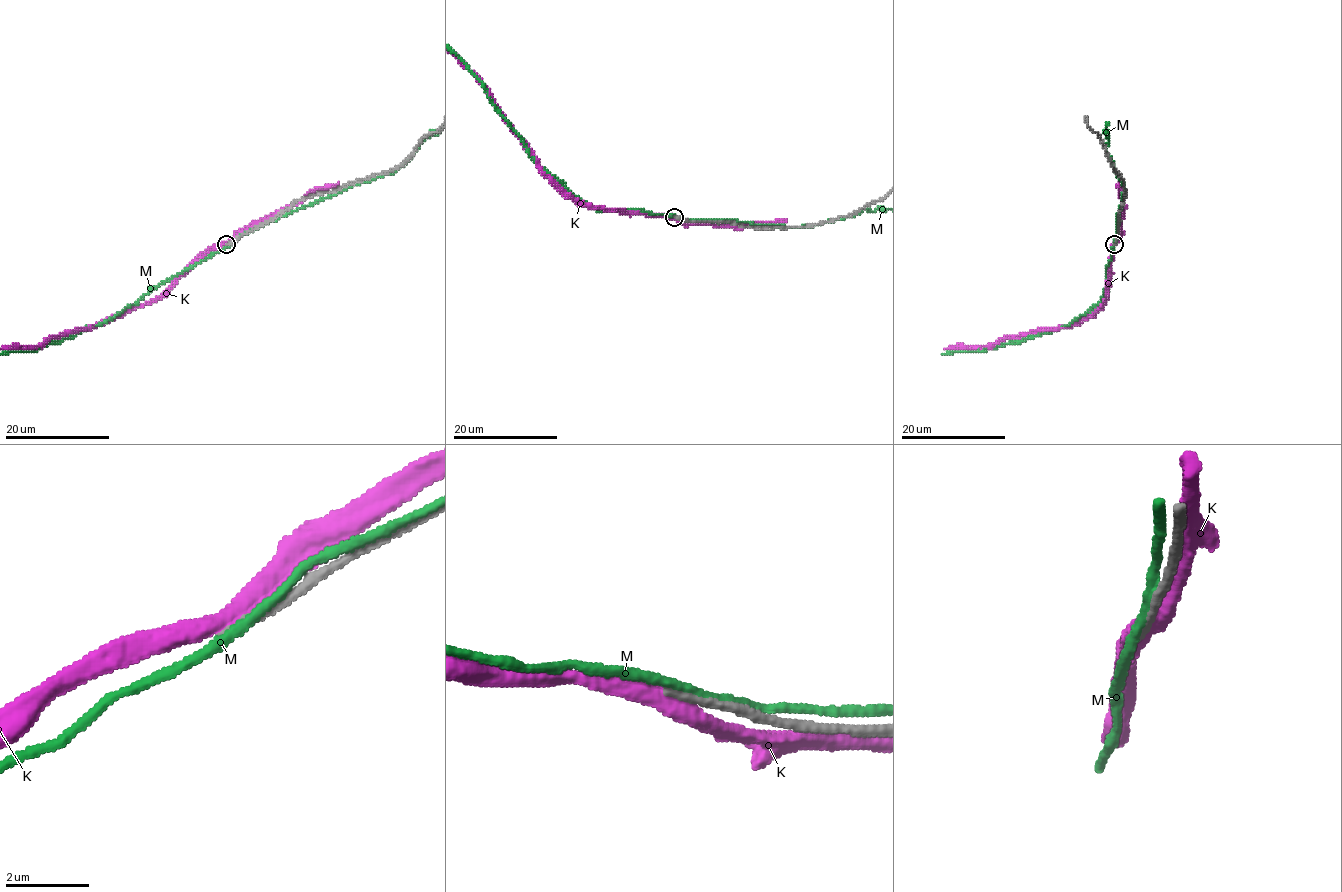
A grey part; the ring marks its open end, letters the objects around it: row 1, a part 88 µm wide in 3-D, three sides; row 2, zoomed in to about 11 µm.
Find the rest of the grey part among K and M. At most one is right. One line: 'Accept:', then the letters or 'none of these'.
Accept: none of these

